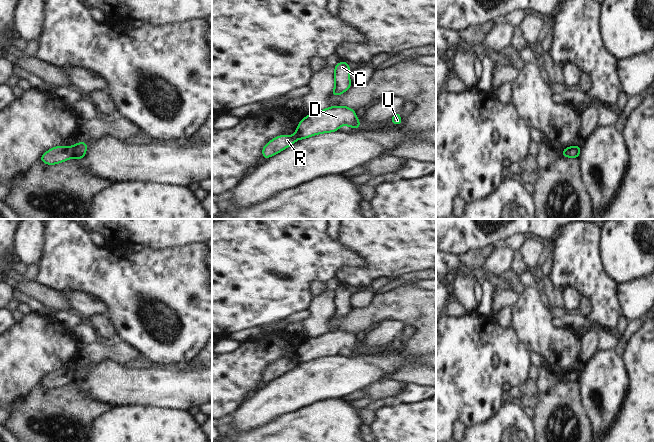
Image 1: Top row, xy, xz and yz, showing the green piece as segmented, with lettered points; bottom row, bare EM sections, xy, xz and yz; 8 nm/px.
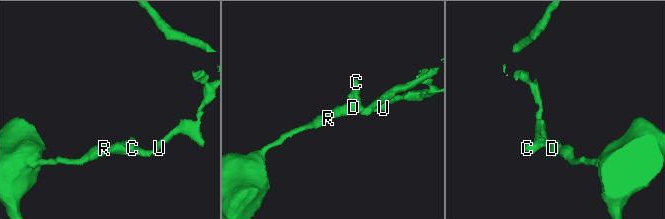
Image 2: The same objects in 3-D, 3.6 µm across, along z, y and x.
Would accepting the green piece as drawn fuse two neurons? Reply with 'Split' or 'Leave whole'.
Split

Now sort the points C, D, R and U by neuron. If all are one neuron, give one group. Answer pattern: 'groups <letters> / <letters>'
groups C D U / R

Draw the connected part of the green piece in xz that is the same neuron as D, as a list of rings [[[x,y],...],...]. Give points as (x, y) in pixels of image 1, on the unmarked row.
[[[346,330],[327,331],[313,339],[306,339],[296,353],[298,363],[305,363],[320,357],[339,355],[341,349],[361,353],[355,334]]]

